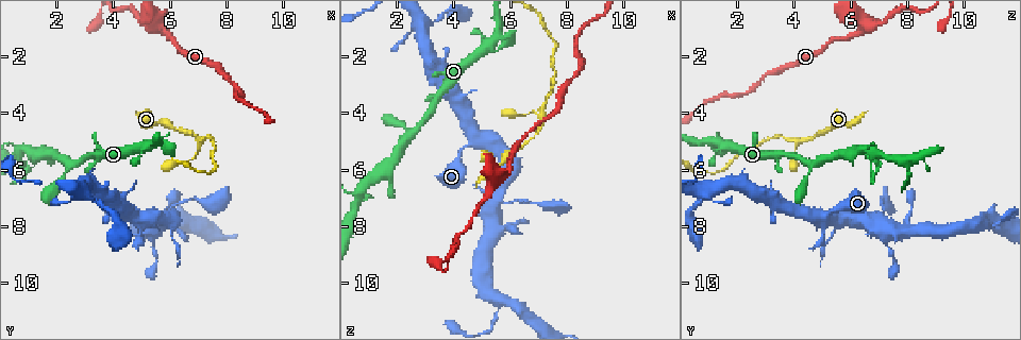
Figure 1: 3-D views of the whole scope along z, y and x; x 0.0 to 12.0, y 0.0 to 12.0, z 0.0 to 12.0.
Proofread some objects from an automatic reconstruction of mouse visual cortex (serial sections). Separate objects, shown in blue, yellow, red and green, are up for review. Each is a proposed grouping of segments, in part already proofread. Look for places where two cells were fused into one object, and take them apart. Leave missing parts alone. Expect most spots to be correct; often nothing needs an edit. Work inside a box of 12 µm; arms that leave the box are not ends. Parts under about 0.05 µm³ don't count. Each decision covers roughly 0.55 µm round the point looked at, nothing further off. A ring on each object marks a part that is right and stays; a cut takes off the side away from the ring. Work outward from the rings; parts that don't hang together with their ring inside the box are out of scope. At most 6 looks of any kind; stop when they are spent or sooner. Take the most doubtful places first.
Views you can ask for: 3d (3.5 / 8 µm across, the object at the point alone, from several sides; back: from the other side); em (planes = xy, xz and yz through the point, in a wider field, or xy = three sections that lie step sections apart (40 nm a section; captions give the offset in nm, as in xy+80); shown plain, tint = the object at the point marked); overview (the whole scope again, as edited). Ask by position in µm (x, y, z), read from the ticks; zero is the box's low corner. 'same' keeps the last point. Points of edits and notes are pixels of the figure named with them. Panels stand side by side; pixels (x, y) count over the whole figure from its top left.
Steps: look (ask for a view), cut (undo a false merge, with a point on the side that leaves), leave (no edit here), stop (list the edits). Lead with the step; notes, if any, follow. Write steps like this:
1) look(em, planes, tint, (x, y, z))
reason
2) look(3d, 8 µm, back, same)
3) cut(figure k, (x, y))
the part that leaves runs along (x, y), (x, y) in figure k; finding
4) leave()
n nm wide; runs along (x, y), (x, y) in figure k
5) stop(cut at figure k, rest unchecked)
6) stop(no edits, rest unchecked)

look(3d, 8 µm, (7.1, 4.9, 4.1))

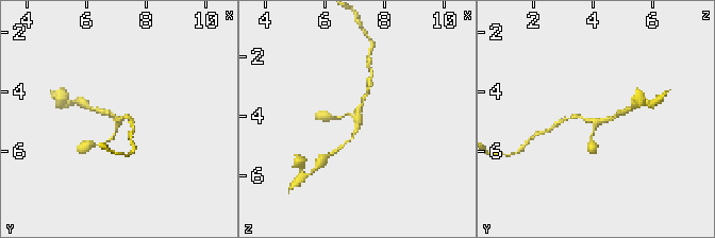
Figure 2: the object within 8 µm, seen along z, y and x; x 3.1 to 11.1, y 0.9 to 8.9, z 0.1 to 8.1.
look(3d, 3.5 µm, (7.1, 5.0, 4.2))
closer look

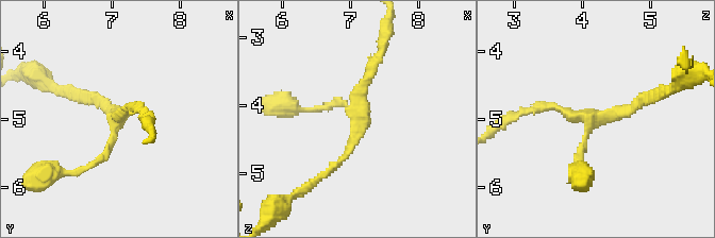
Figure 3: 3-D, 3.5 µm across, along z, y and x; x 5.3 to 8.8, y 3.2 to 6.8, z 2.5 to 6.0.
leave()
arms of 150, 150, 150 nm; runs along (327, 171), (355, 136), (355, 96), (379, 57) in figure 3; all the same cell

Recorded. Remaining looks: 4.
look(3d, 3.5 µm, (5.5, 0.9, 6.5))
a narrow waist

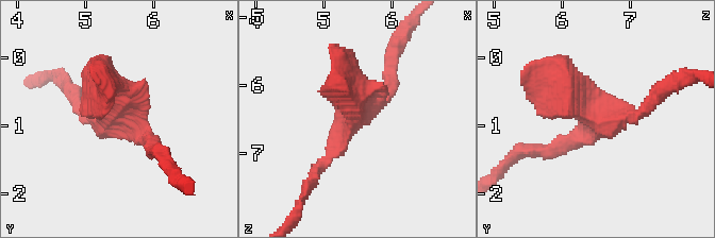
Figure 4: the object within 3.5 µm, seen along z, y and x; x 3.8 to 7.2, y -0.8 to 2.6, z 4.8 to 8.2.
look(em, xy, step 1, tint, (5.50, 0.80, 6.45))
shape alone is not enough

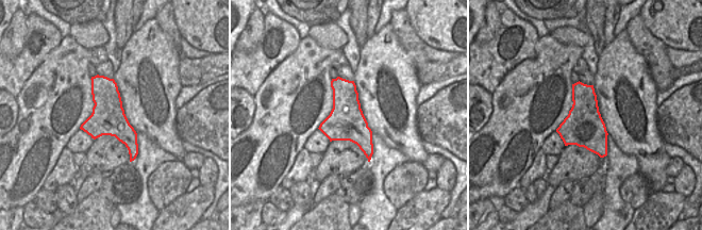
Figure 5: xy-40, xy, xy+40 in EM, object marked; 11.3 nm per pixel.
leave()
runs along (151, 147), (118, 115), (102, 79) in figure 4; continuous, no second cell

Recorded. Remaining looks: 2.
look(3d, 3.5 µm, (5.5, 5.1, 1.3))
a fork

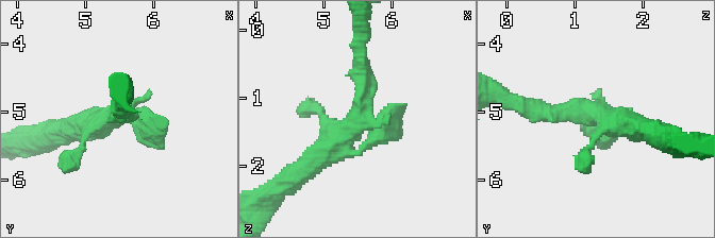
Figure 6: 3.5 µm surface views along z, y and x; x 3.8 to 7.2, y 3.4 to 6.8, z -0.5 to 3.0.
look(em, planes, tint, (5.55, 5.00, 1.25))

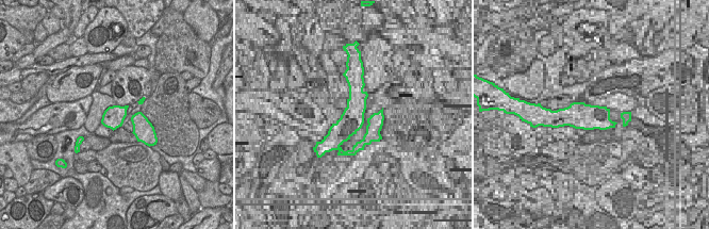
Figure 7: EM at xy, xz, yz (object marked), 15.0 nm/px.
leave()
runs along (314, 162), (360, 113), (402, 124) in figure 6; one cell here

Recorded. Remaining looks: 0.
stop(no edits, rest unchecked)

